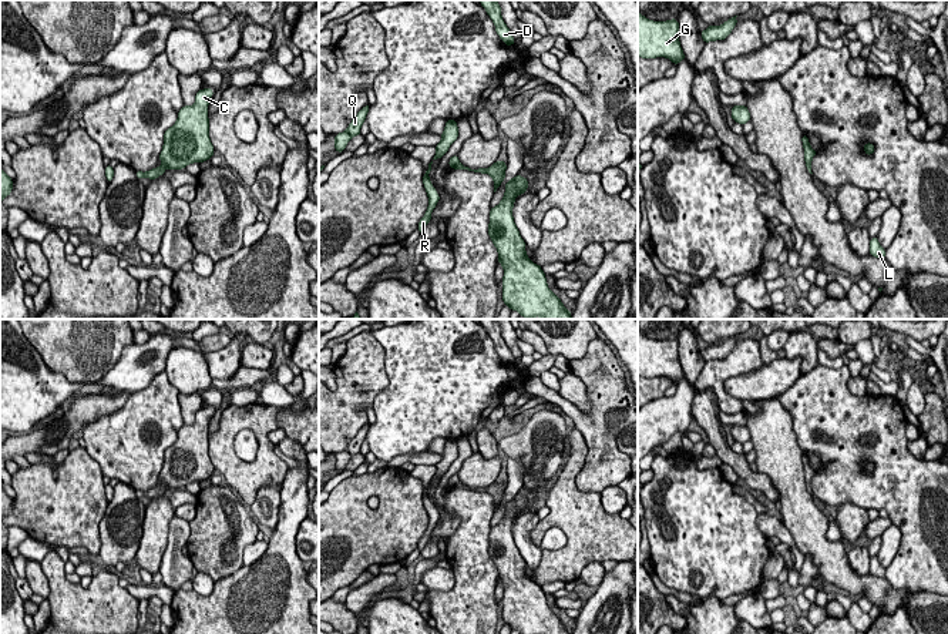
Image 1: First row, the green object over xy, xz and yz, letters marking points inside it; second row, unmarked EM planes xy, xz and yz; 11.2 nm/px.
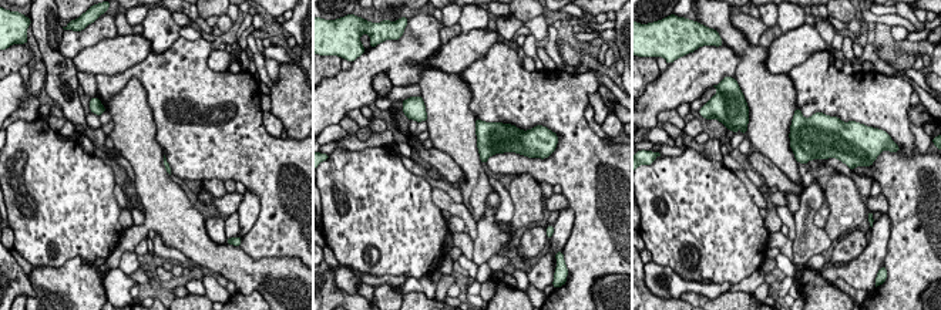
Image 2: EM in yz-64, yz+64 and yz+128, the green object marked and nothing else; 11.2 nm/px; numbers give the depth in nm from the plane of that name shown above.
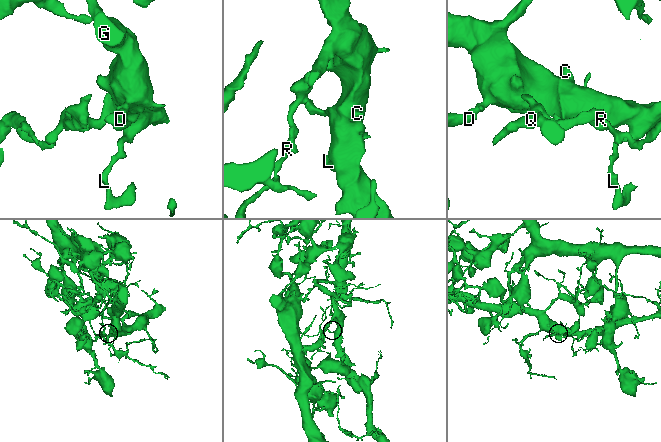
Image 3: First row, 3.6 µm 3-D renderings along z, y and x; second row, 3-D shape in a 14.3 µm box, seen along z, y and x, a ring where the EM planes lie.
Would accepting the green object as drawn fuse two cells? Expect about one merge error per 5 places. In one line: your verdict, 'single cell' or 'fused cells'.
single cell

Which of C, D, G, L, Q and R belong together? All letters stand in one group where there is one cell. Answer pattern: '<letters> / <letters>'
C D G L Q R

